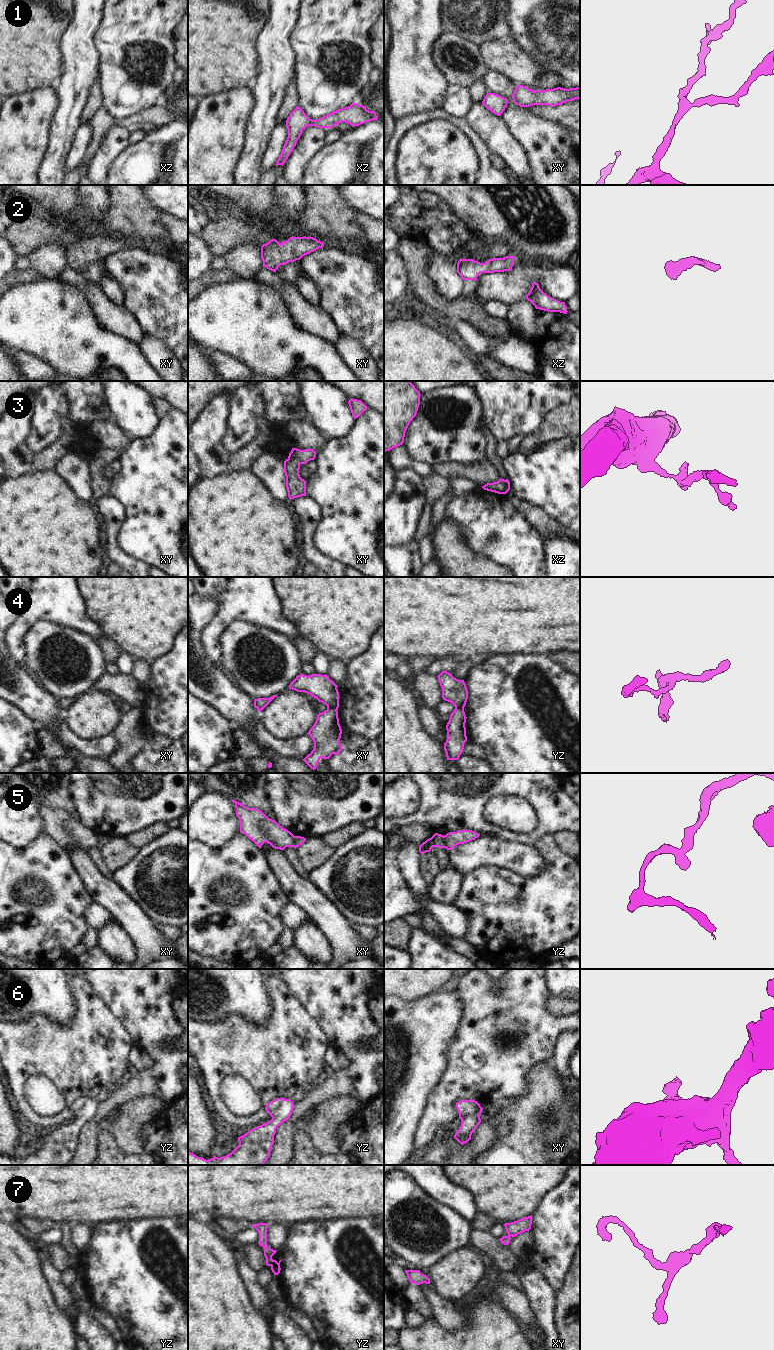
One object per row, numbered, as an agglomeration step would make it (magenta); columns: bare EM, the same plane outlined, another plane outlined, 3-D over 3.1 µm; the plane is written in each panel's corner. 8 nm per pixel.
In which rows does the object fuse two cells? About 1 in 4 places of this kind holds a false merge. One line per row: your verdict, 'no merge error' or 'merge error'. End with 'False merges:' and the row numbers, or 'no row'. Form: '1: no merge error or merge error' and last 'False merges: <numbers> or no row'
1: no merge error
2: no merge error
3: no merge error
4: merge error
5: merge error
6: no merge error
7: no merge error
False merges: 4, 5

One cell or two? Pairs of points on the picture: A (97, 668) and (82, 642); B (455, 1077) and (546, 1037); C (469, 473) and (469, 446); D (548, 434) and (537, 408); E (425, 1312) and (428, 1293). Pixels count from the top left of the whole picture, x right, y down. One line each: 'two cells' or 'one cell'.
A: one cell
B: one cell
C: two cells
D: two cells
E: two cells

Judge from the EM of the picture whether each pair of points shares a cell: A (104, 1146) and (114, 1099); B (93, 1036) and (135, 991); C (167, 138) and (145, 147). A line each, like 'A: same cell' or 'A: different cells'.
A: different cells
B: different cells
C: same cell

